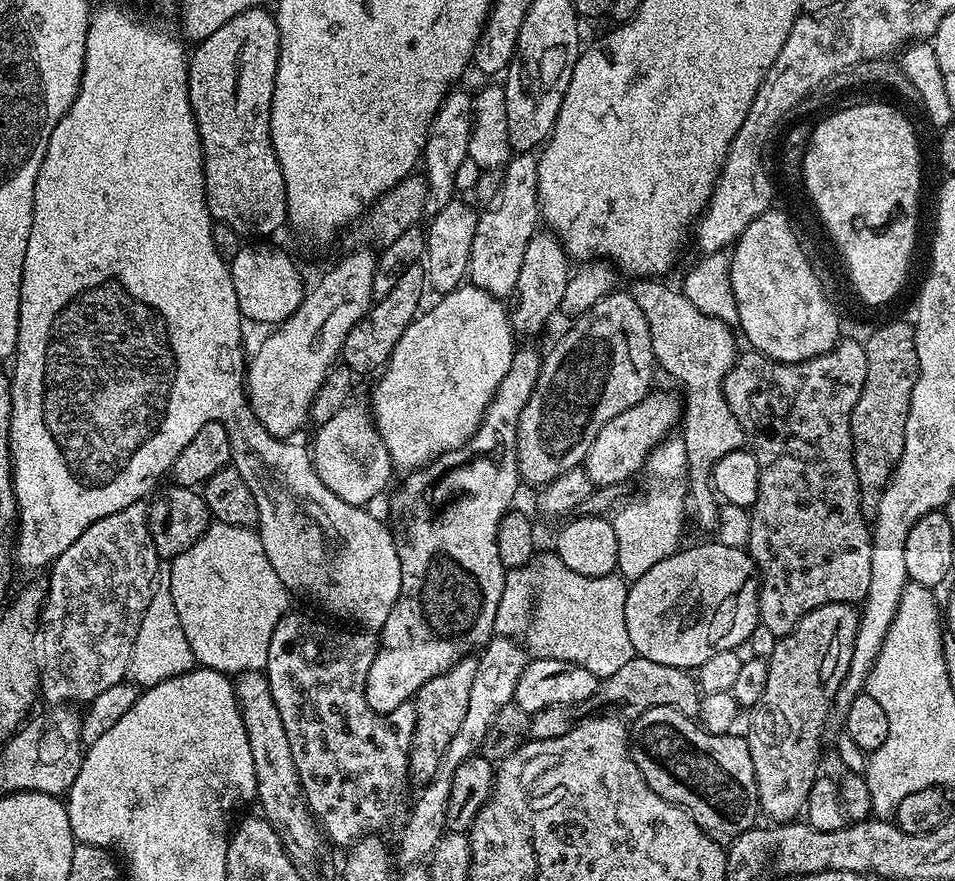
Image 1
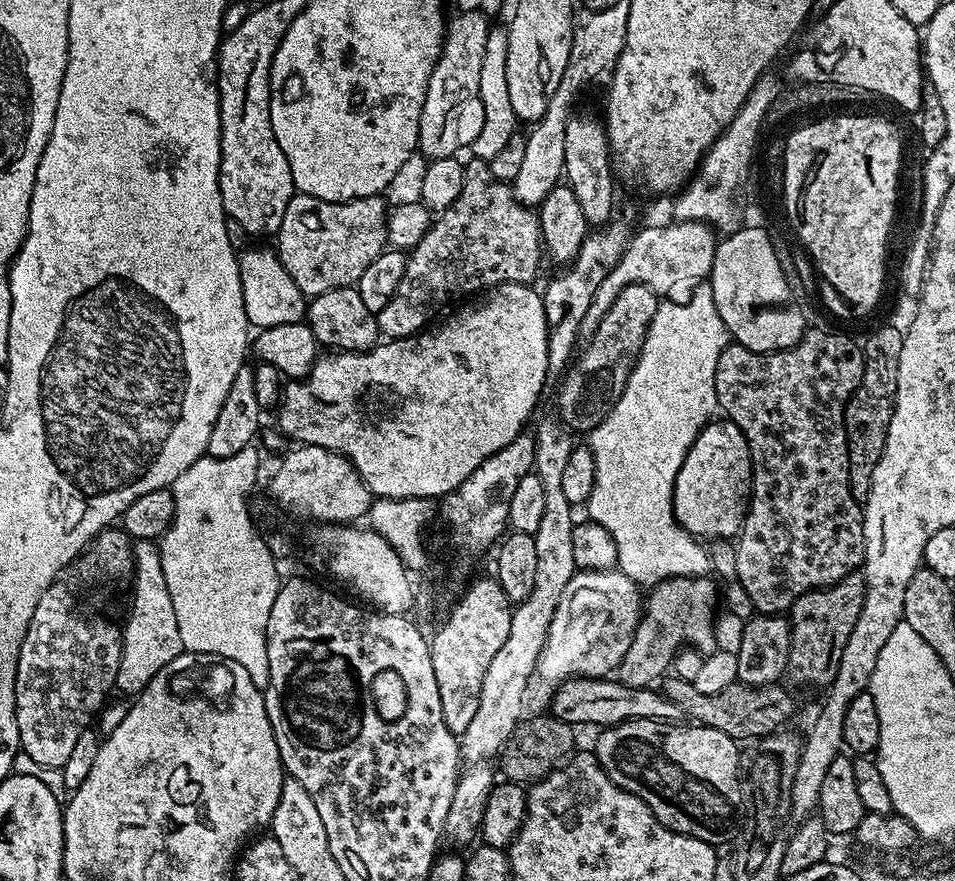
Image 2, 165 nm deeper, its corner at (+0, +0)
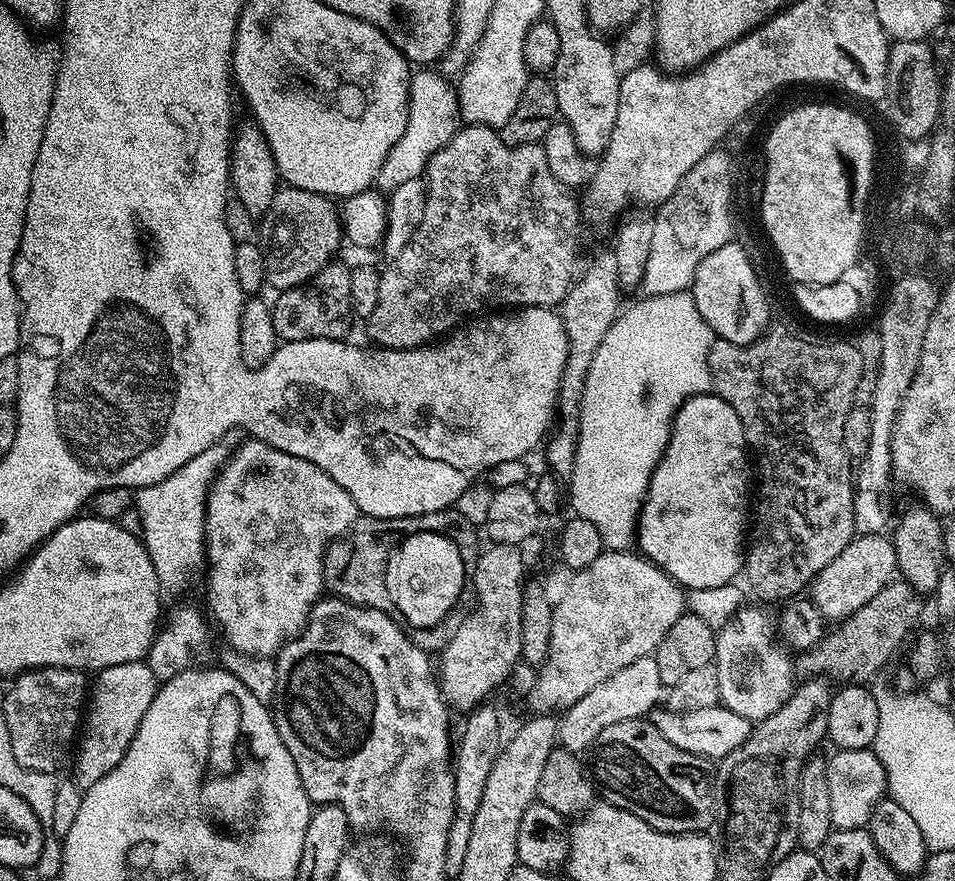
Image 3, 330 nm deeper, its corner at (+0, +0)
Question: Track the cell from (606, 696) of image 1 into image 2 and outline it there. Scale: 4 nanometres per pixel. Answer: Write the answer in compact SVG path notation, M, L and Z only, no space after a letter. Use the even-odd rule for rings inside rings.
M677 678L665 679L662 691L674 706L678 706L681 713L689 721L697 725L722 730L722 734L730 734L738 742L755 741L757 738L770 736L774 732L781 731L784 724L796 712L796 700L783 687L783 683L767 684L761 688L752 688L748 684L739 682L726 686L719 694L701 694L694 687L691 680Z

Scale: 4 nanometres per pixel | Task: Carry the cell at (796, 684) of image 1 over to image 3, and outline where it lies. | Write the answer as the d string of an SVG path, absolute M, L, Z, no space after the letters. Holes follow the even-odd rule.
M879 532L857 535L846 550L842 550L842 554L838 554L838 558L834 558L834 562L830 562L830 566L826 566L826 570L819 572L812 581L810 599L825 621L839 622L850 618L854 610L862 610L862 606L866 606L882 586L889 584L897 572L896 545L887 535Z

